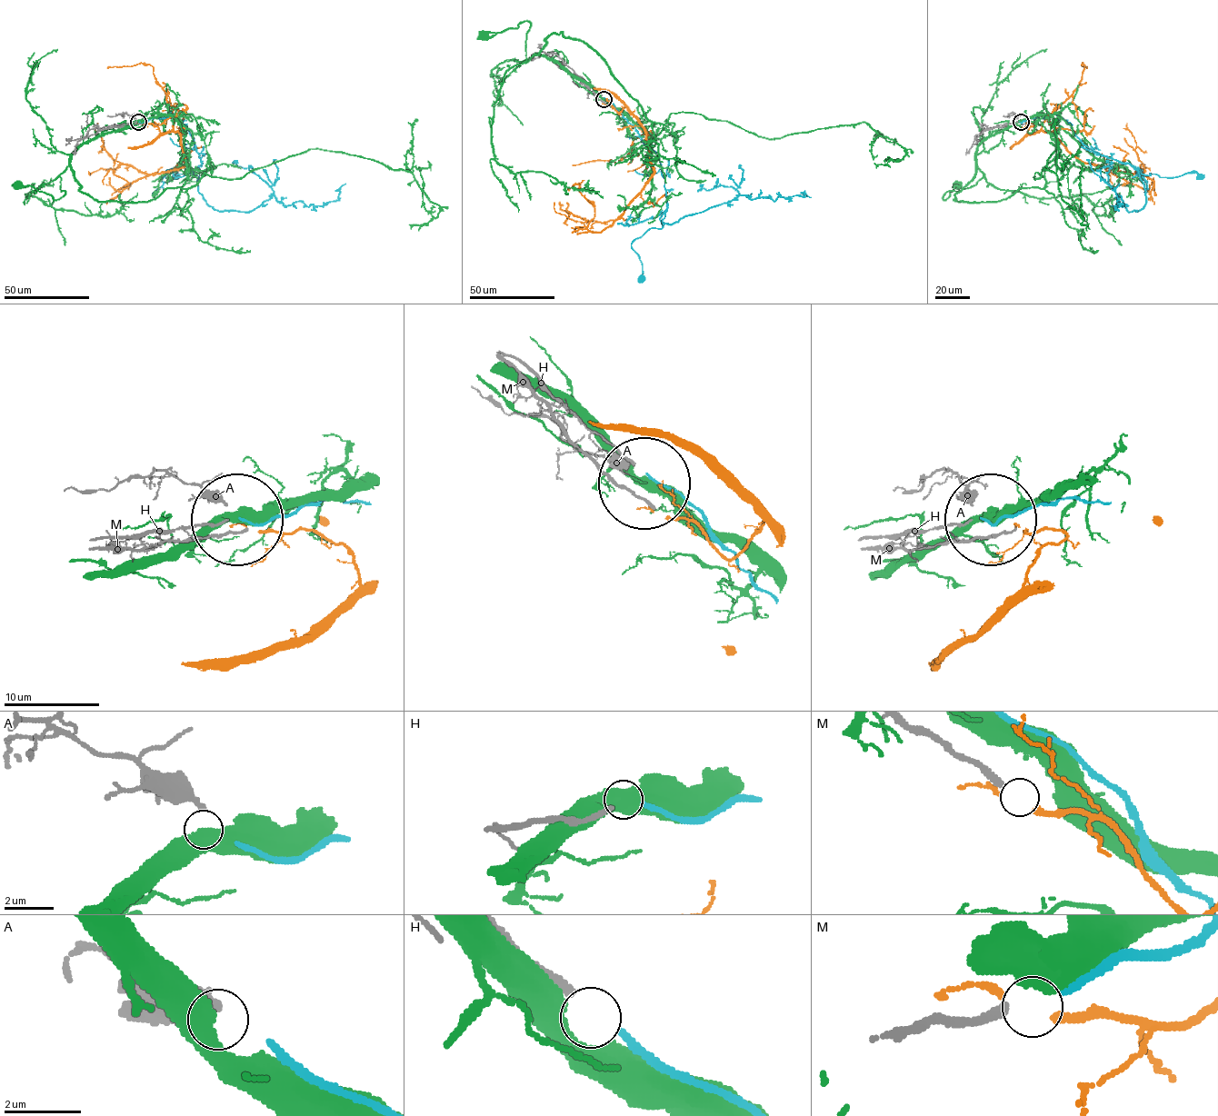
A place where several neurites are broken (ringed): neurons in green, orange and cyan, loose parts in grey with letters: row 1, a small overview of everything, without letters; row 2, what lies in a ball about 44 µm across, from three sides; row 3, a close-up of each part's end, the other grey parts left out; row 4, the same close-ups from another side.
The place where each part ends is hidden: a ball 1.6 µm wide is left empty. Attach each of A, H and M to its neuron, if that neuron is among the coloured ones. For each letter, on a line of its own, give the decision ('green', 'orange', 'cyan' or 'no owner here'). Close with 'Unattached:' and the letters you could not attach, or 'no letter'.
A: green
H: cyan
M: no owner here
Unattached: M

